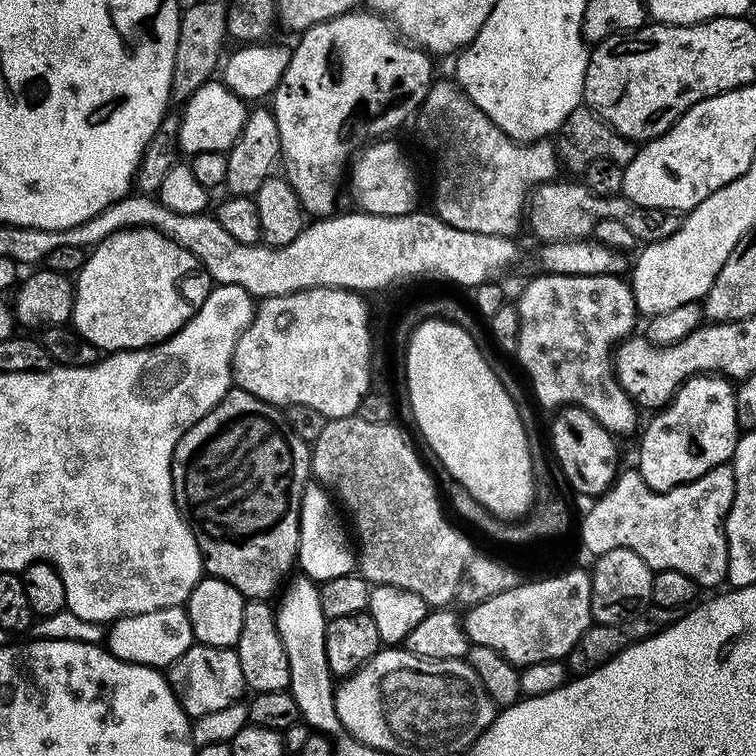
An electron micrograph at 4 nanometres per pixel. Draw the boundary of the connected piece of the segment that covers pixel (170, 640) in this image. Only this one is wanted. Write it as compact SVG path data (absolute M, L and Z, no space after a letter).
M183 607L154 610L150 614L122 616L107 629L106 647L112 655L132 664L147 664L157 670L167 669L193 644L190 618Z

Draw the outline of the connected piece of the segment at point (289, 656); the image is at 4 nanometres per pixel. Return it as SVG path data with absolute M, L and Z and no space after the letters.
M303 574L293 575L279 593L280 605L277 603L274 611L278 622L278 638L282 638L282 646L286 646L286 659L290 662L287 691L297 703L303 723L329 738L336 738L336 735L341 735L342 729L336 713L334 677L326 662L326 621L318 602L319 593L317 581Z

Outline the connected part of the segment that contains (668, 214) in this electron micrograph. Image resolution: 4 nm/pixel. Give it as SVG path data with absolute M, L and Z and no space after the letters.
M583 182L560 183L539 184L528 197L526 228L537 236L537 241L549 244L567 240L587 240L595 233L598 222L603 220L622 222L622 226L626 226L626 230L630 230L630 234L634 234L634 238L641 245L662 242L680 229L681 217L671 208L638 206L623 194L599 196L598 193L592 193Z

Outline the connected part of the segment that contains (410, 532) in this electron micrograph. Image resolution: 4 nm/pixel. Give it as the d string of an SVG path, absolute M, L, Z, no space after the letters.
M359 414L355 416L343 416L342 418L338 418L337 420L329 420L328 424L324 429L322 429L322 435L318 437L315 444L311 445L310 451L312 454L312 476L315 477L317 480L329 493L334 494L335 499L338 501L339 507L341 509L344 508L346 511L348 511L348 516L350 519L352 519L352 528L351 531L354 533L354 544L355 547L358 549L358 572L359 575L363 576L365 580L368 581L369 584L375 586L378 584L385 584L386 586L398 586L402 590L410 590L414 594L418 594L418 598L422 598L426 603L430 606L448 606L451 605L453 602L452 599L456 596L456 591L459 590L460 584L462 588L462 581L464 580L464 572L468 568L468 562L472 559L474 555L474 549L472 549L472 544L470 541L467 540L466 537L463 536L462 533L459 532L458 529L455 528L454 525L451 524L450 521L447 520L446 517L444 517L444 512L442 509L440 509L440 500L442 501L441 493L438 491L438 484L437 481L434 479L432 480L432 476L430 473L427 472L426 469L424 469L424 464L422 461L420 461L420 456L418 453L415 452L414 449L412 449L412 444L410 441L407 440L406 437L404 437L404 432L400 428L396 428L397 425L395 423L391 424L379 424L378 422L366 422L366 418L362 418L359 416Z

